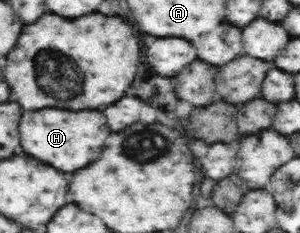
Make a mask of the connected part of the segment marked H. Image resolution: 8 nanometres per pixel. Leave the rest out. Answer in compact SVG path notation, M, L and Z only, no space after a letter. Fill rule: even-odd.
M42 109L20 117L20 143L24 153L64 171L76 171L100 157L110 129L100 111L64 111L64 109Z

